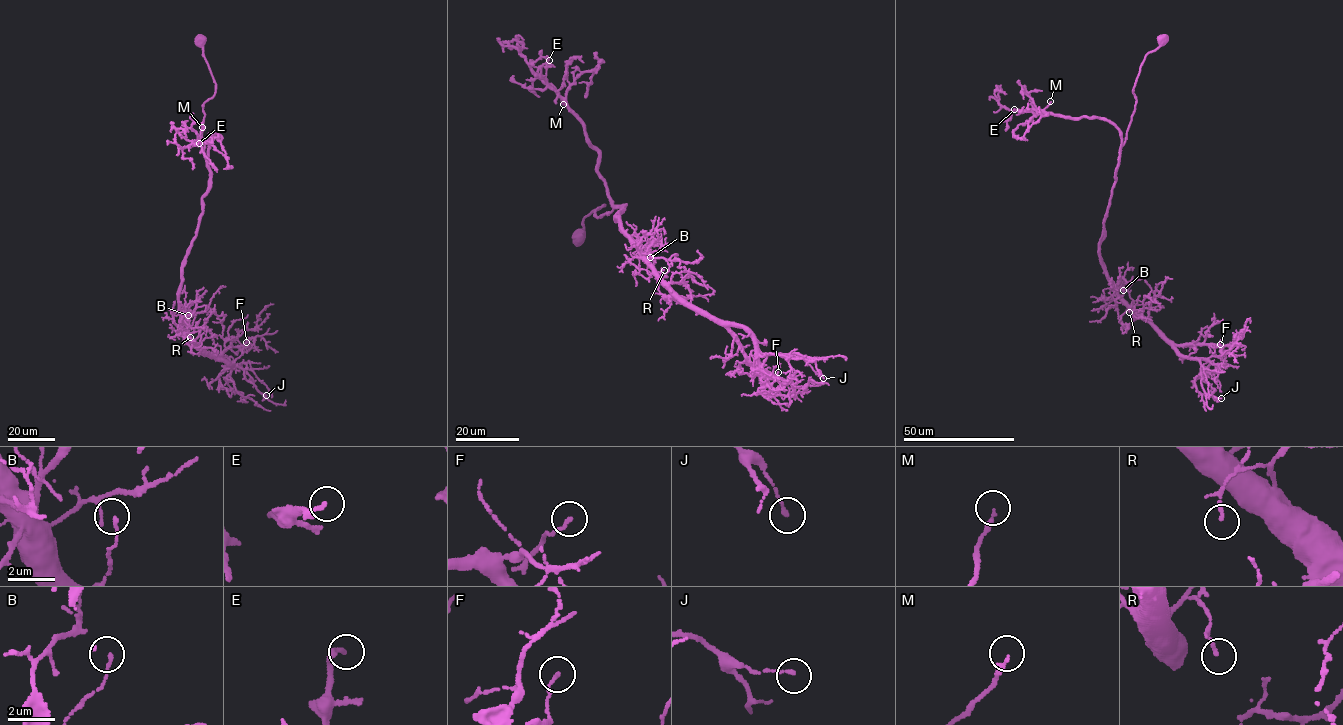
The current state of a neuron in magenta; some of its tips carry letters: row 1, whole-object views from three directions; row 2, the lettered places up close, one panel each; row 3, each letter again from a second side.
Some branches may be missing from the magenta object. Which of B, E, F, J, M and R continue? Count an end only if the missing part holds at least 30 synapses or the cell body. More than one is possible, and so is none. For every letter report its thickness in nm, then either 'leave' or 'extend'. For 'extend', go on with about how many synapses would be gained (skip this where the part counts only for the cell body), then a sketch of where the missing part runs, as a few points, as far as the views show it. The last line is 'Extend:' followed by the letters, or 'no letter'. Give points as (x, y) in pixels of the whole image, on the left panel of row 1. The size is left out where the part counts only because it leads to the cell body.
B: calibre 120 nm; leave
E: calibre 190 nm; leave
F: calibre 140 nm; leave
J: calibre 140 nm; leave
M: calibre 160 nm; extend; 35 synapses
R: calibre 140 nm; leave
Extend: M

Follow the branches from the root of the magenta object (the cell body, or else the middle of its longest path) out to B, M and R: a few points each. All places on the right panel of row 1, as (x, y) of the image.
B: (1161, 40), (1146, 55), (1132, 90), (1135, 111), (1100, 240), (1108, 281), (1121, 297), (1123, 290)
M: (1161, 40), (1141, 66), (1121, 146), (1113, 124), (1048, 114), (1050, 101)
R: (1161, 40), (1146, 55), (1132, 90), (1135, 111), (1100, 240), (1104, 273), (1114, 291), (1134, 307), (1129, 312)

